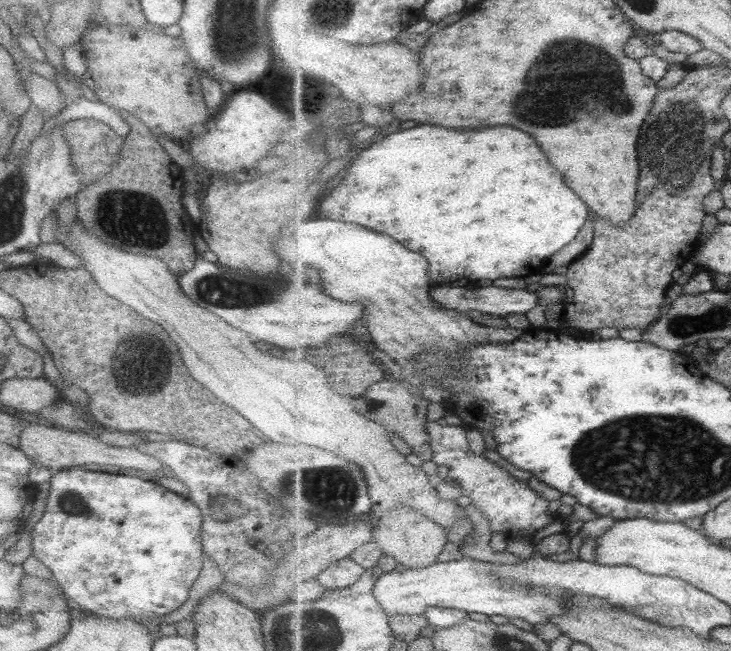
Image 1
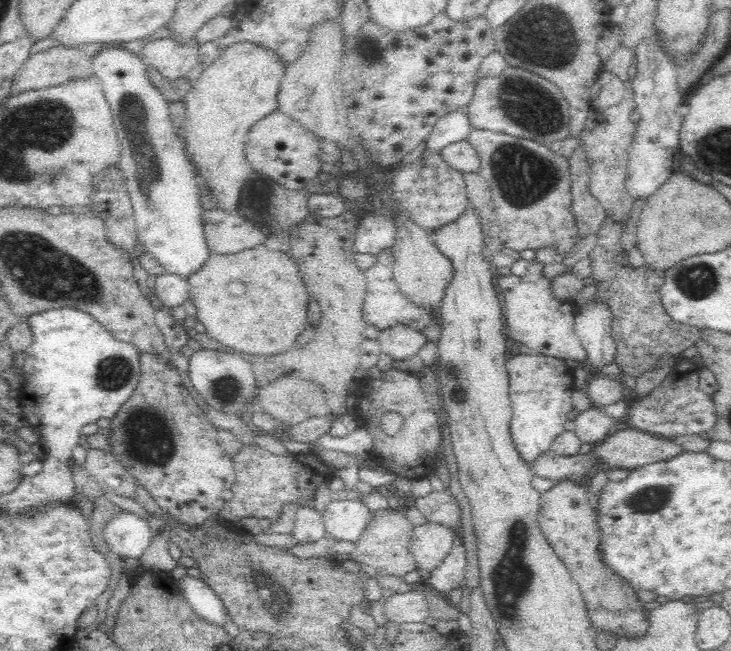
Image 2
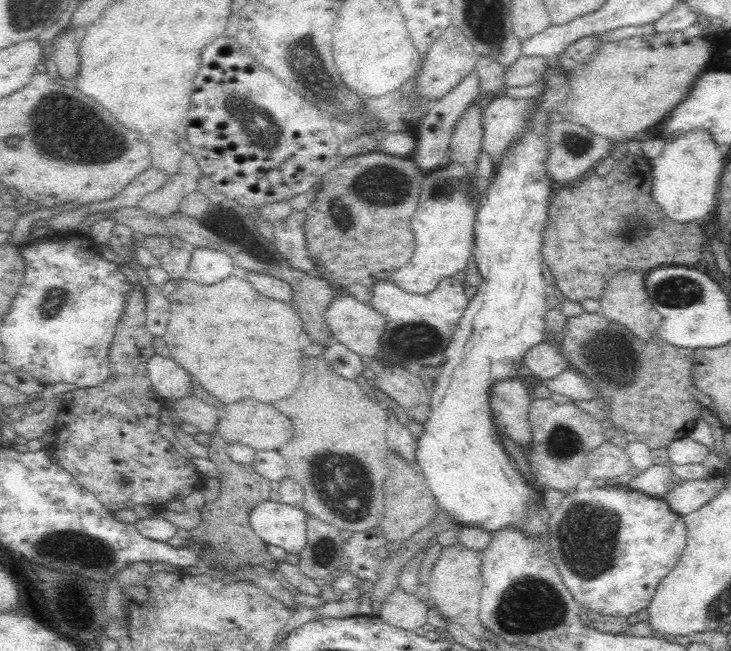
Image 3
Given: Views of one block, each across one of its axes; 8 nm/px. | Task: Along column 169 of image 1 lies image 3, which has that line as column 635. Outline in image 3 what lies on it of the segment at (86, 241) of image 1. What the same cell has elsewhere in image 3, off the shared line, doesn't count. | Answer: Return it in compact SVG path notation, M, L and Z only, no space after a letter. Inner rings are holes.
M622 270L610 278L603 296L599 299L601 315L610 322L616 322L630 331L633 338L648 342L662 324L662 317L650 303L648 294L643 287L645 274L649 270Z

